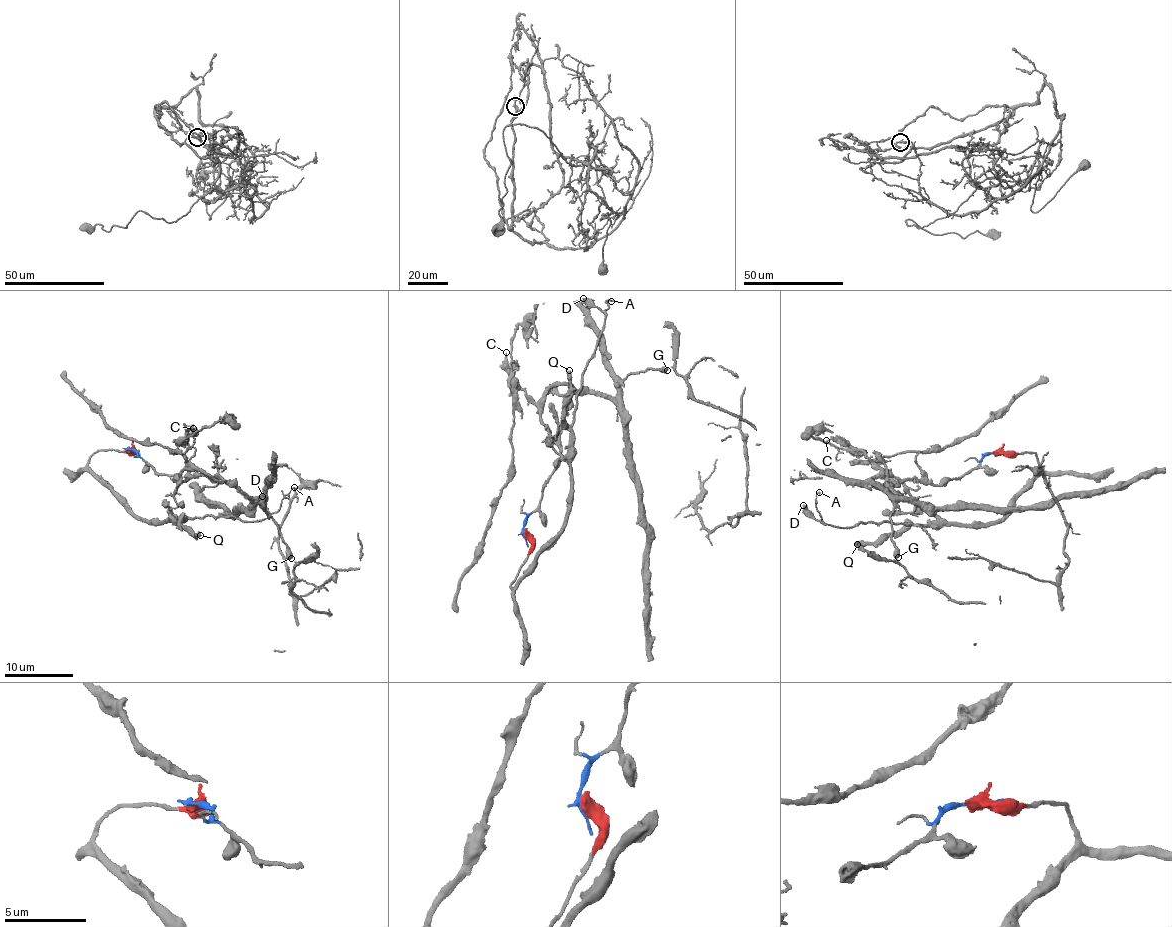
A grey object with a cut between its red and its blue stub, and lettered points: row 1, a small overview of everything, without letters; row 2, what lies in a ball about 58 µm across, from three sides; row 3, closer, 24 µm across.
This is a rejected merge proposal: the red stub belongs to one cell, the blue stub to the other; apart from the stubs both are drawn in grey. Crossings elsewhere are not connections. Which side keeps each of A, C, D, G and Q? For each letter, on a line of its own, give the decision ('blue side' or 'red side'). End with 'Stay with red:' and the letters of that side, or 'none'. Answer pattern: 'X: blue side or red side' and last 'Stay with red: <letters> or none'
A: red side
C: blue side
D: red side
G: blue side
Q: red side
Stay with red: A, D, Q

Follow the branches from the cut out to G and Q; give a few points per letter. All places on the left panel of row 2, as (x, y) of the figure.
G: (128, 449), (134, 449), (157, 472), (182, 481), (200, 475), (230, 481), (261, 503), (291, 559)
Q: (130, 449), (99, 451), (89, 467), (135, 515), (158, 521), (185, 519), (180, 528), (200, 535)

